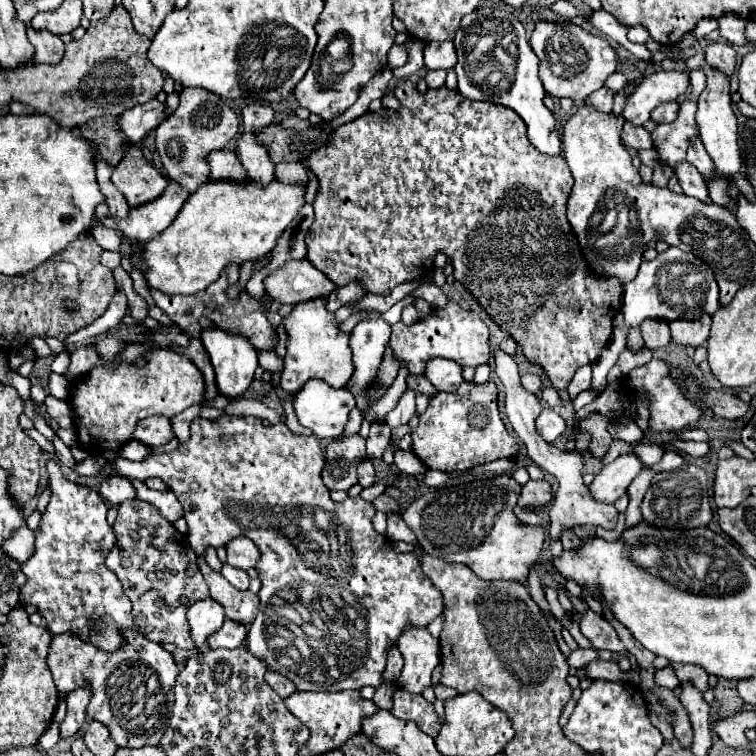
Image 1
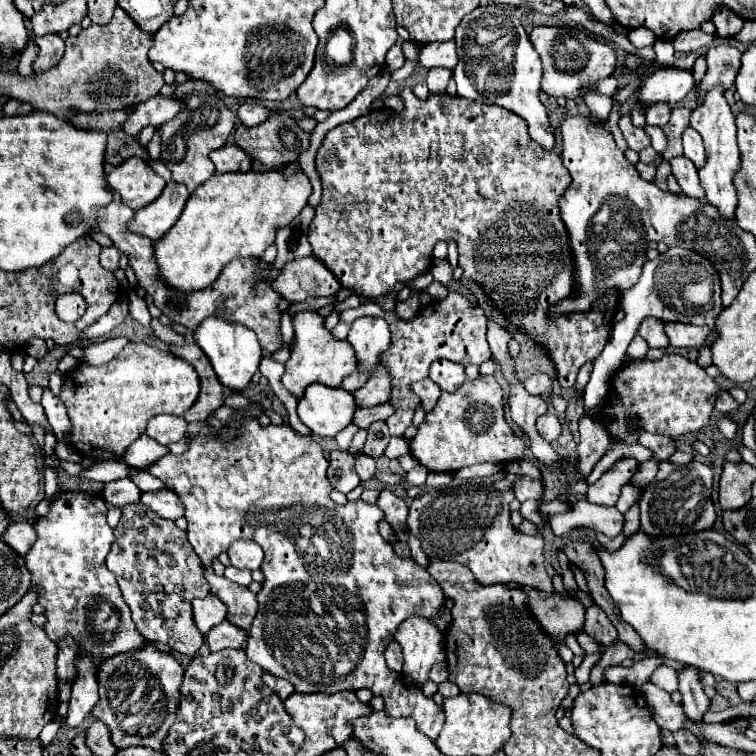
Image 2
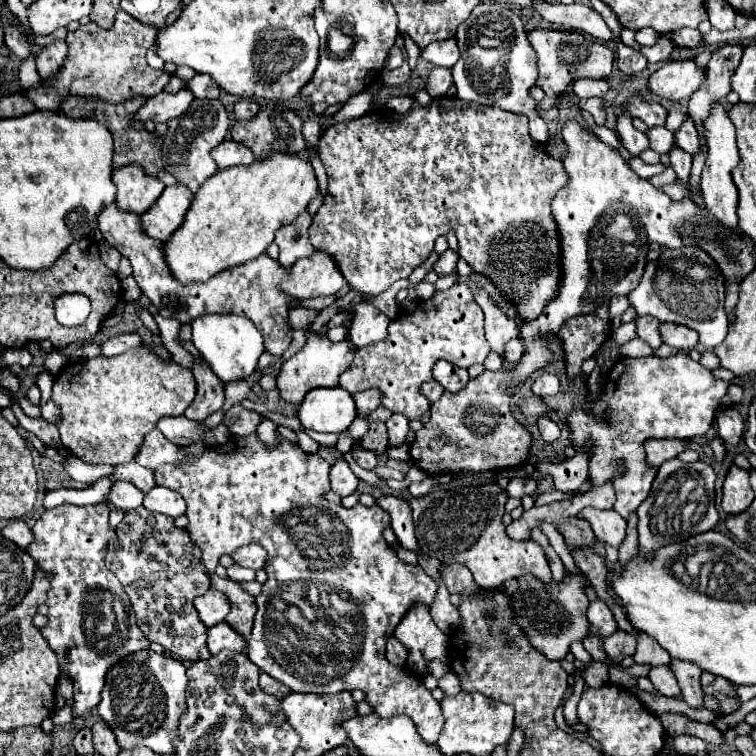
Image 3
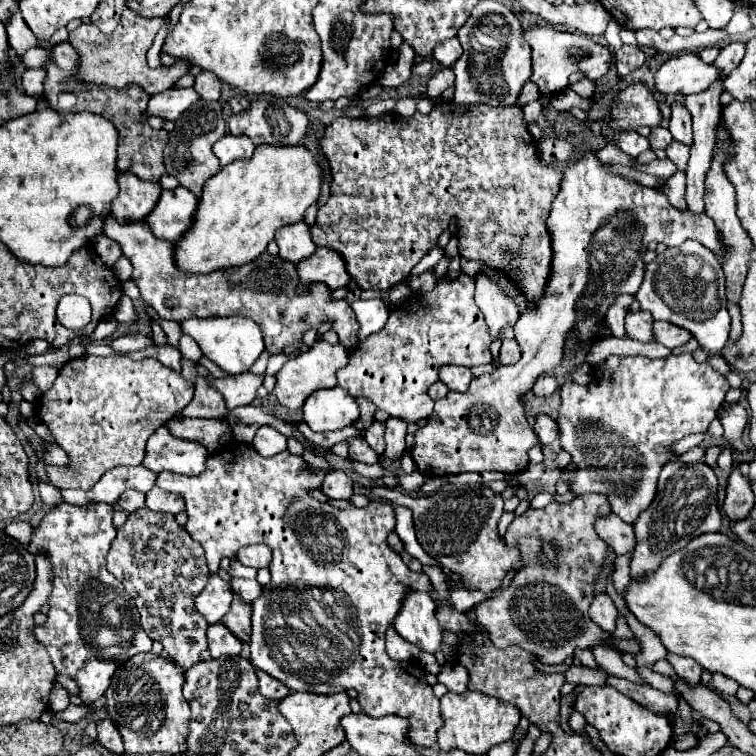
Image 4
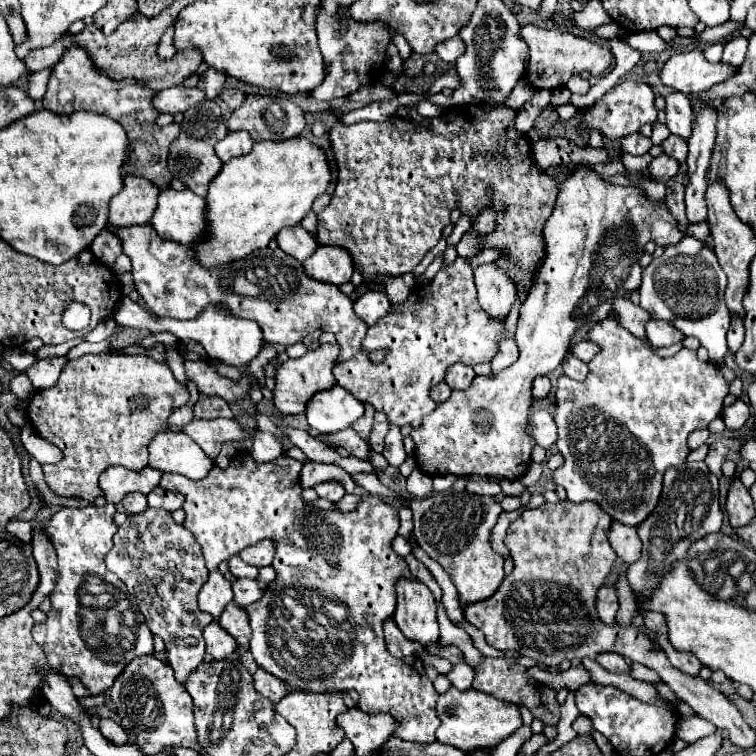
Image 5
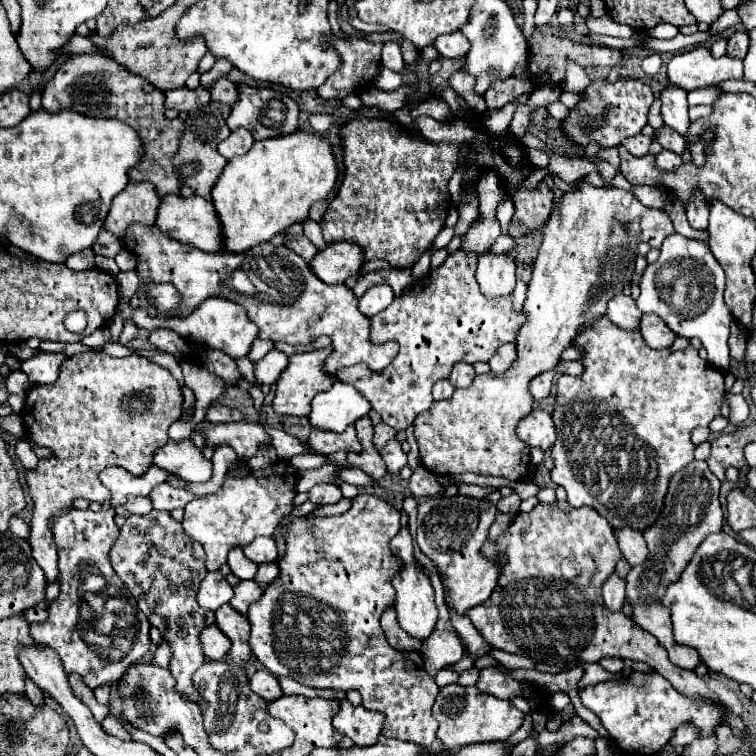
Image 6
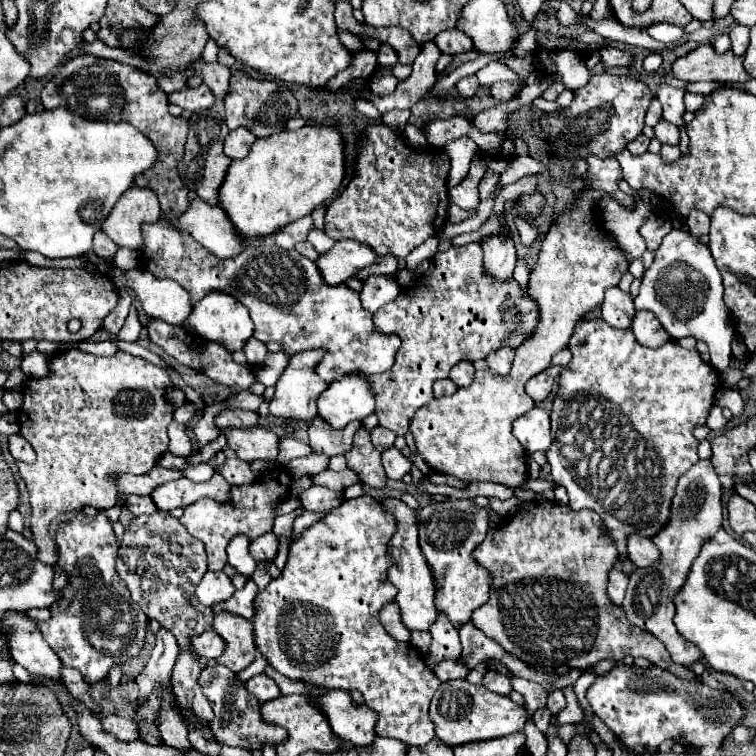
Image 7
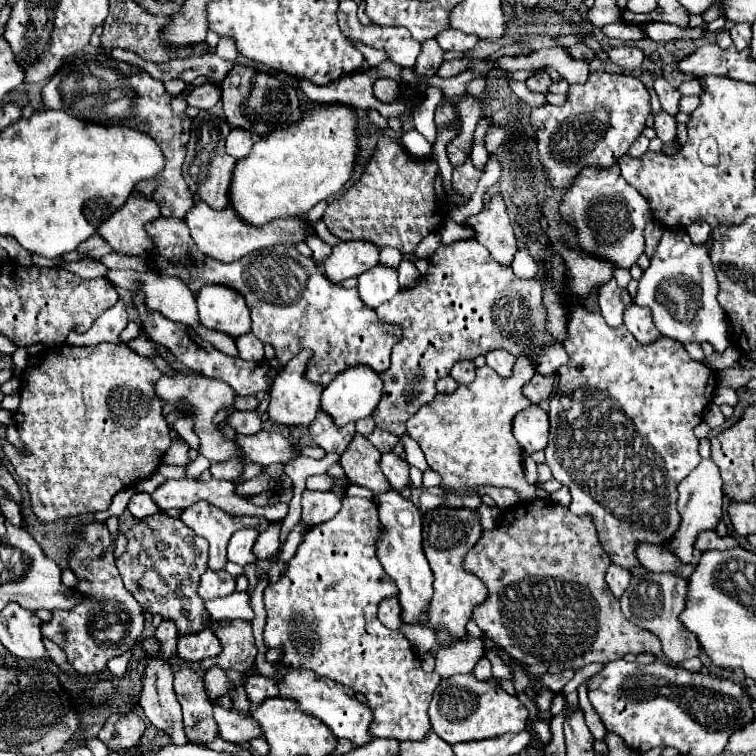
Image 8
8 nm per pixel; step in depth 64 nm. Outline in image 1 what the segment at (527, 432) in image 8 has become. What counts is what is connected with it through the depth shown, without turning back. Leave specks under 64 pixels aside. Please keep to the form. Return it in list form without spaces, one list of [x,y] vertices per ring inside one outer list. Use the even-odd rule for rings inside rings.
[[[544,408],[540,412],[540,416],[536,418],[536,432],[546,440],[546,442],[554,442],[558,436],[562,436],[566,430],[566,422],[564,418],[552,410],[552,408]]]

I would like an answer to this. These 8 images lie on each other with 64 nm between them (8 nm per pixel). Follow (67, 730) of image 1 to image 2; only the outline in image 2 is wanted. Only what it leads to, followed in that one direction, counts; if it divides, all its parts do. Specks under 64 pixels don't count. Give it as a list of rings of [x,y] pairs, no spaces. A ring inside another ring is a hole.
[[[58,486],[58,492],[60,492],[60,498],[58,498],[58,500],[56,500],[56,502],[54,502],[54,504],[52,504],[50,508],[48,508],[48,514],[46,514],[46,516],[42,516],[42,518],[40,518],[40,520],[38,520],[38,522],[34,524],[34,530],[36,530],[36,534],[38,534],[38,538],[36,538],[36,542],[34,542],[34,546],[32,546],[32,550],[30,550],[28,554],[26,554],[26,568],[30,570],[30,574],[32,574],[32,584],[36,586],[36,592],[38,592],[38,604],[40,604],[40,606],[44,608],[44,616],[48,618],[48,624],[44,626],[44,630],[46,630],[46,634],[48,634],[48,638],[50,638],[50,640],[54,640],[54,642],[58,642],[58,640],[60,640],[62,636],[66,636],[66,634],[70,634],[70,636],[74,636],[74,638],[76,638],[76,640],[80,642],[80,646],[82,646],[82,650],[84,650],[84,654],[80,654],[80,658],[76,660],[76,666],[78,666],[78,678],[76,678],[76,684],[72,684],[72,696],[70,696],[70,704],[68,704],[68,716],[66,716],[66,720],[64,720],[64,726],[66,726],[66,728],[76,728],[76,726],[80,726],[80,724],[84,722],[84,718],[86,718],[86,714],[90,714],[90,710],[92,710],[92,706],[94,706],[94,704],[96,704],[96,700],[98,700],[98,682],[96,682],[96,666],[100,664],[100,660],[106,660],[108,656],[114,656],[114,654],[120,654],[120,652],[128,652],[128,650],[136,650],[136,648],[140,648],[140,646],[144,644],[144,638],[140,636],[140,632],[136,632],[136,628],[134,628],[134,622],[130,620],[130,610],[128,610],[126,606],[122,606],[122,604],[118,604],[118,608],[114,608],[114,592],[120,592],[120,588],[118,588],[118,582],[116,582],[116,576],[114,576],[114,574],[112,574],[112,572],[110,572],[110,570],[106,568],[106,562],[104,562],[104,558],[106,558],[106,554],[110,552],[110,546],[112,546],[112,540],[114,540],[114,534],[112,534],[112,528],[110,528],[110,526],[108,526],[108,522],[106,522],[106,512],[108,512],[108,508],[106,508],[106,502],[104,502],[104,500],[102,500],[100,496],[92,496],[92,494],[88,494],[88,492],[76,492],[76,490],[68,490],[68,488],[60,488],[60,486]],[[104,586],[110,586],[110,606],[112,606],[112,608],[114,608],[114,610],[116,610],[118,614],[120,614],[120,624],[118,624],[118,628],[116,628],[116,632],[112,634],[112,638],[110,638],[110,640],[98,640],[98,638],[94,636],[94,628],[90,626],[90,614],[92,614],[92,612],[96,610],[96,602],[100,602],[100,600],[104,600],[104,602],[106,602],[106,596],[104,596]]]

